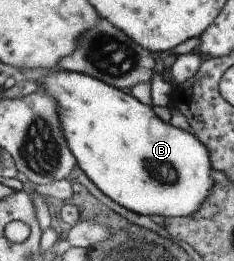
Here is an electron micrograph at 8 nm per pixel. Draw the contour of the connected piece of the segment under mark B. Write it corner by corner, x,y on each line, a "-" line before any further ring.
57,69
52,74
47,74
45,77
36,81
37,89
45,92
52,98
57,100
58,114
65,132
65,141
68,148
73,152
73,157
76,157
77,165
81,171
87,176
93,185
109,197
115,203
129,209
135,213
143,215
159,215
159,217
186,217
190,213
196,212
202,201
208,196
209,190
212,188
212,179
210,178
210,171
213,170
208,158
208,151
193,133
187,133
182,129
174,128
171,124
162,122
148,105
143,105
137,101
127,91
121,91
113,86
107,85
94,77
79,73
70,72
67,70

